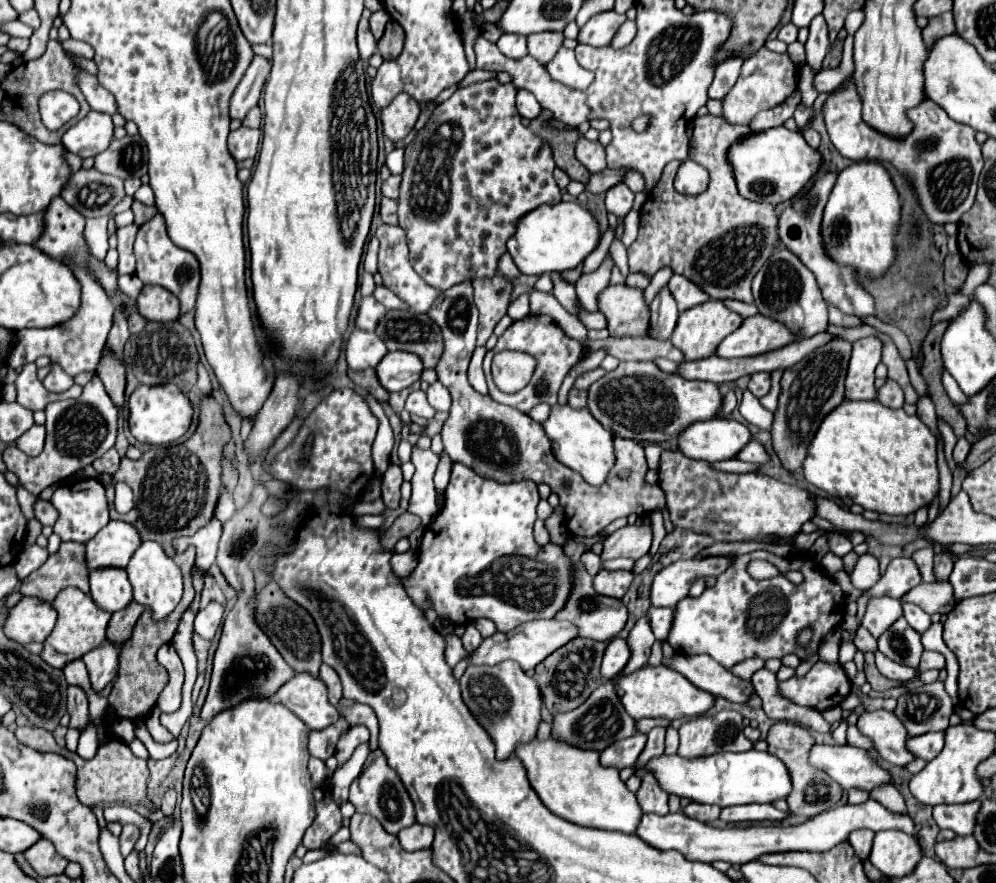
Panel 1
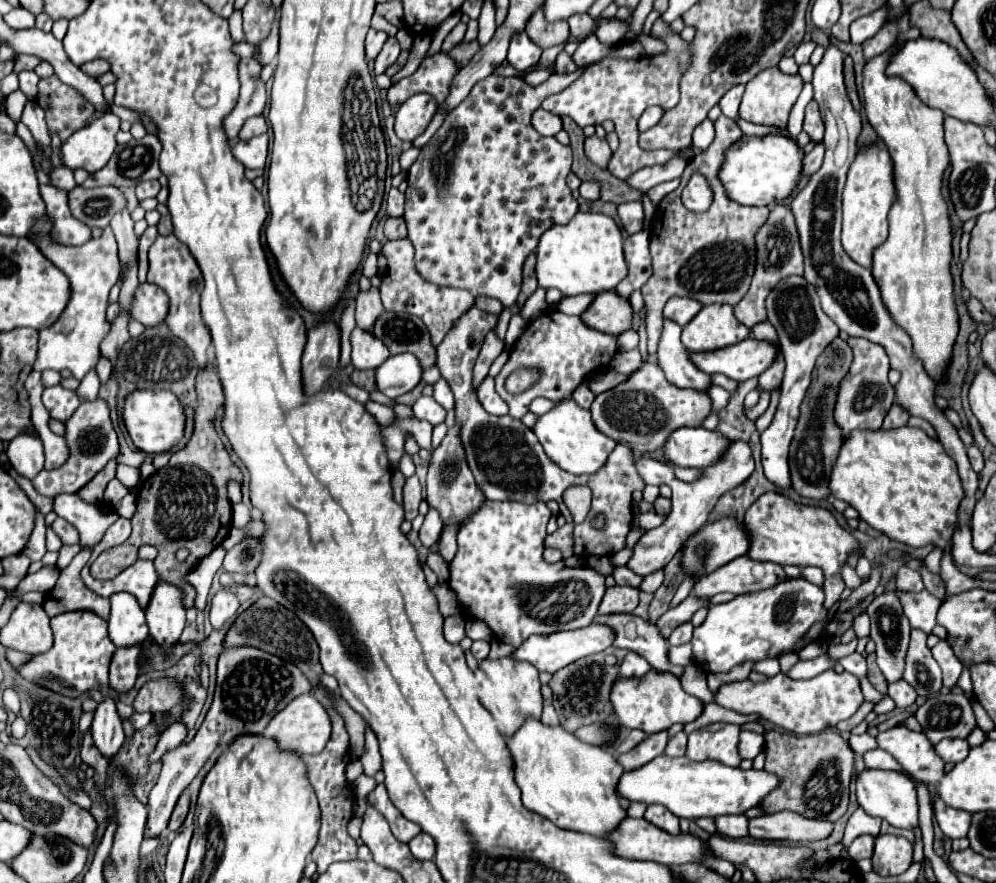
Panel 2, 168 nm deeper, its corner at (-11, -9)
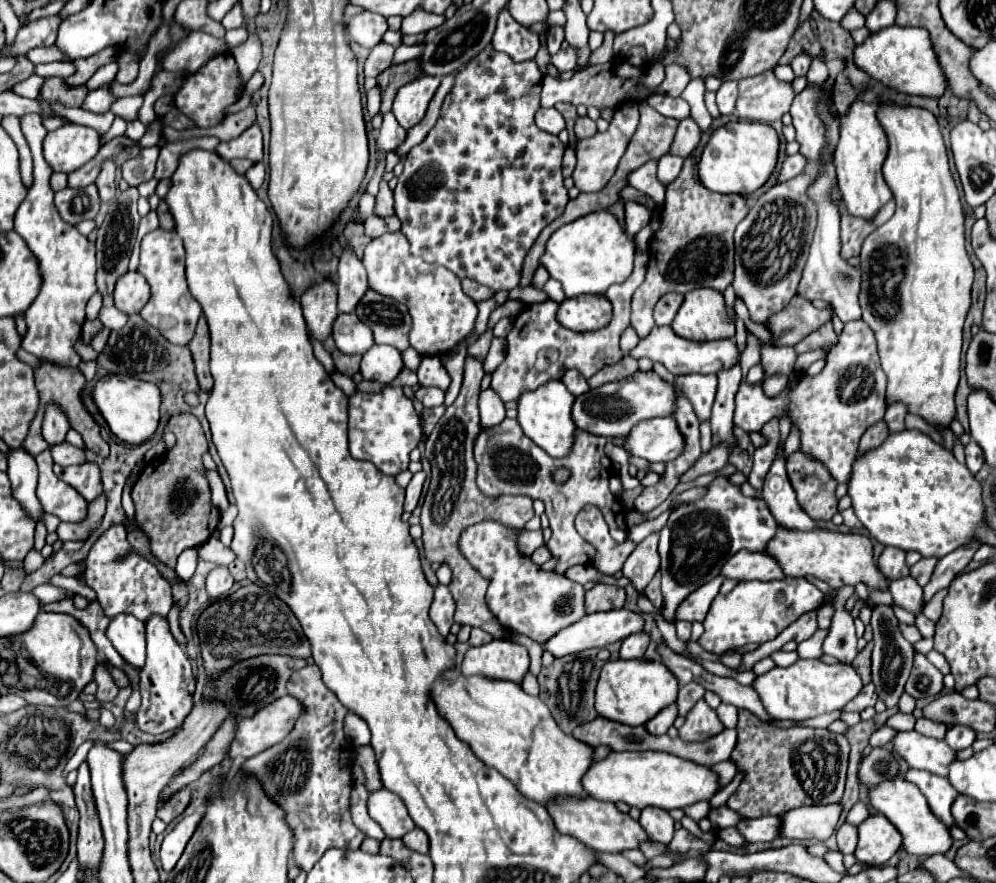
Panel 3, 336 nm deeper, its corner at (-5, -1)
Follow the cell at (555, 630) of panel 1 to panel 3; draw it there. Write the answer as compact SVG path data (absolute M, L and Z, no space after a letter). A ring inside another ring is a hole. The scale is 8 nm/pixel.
M619 609L619 611L605 611L605 613L591 613L591 615L585 615L581 621L561 629L555 637L547 639L543 645L543 651L551 653L553 657L565 657L565 655L571 655L571 653L577 653L577 651L585 651L585 649L593 649L593 647L607 647L609 643L615 643L619 639L625 639L633 633L639 633L643 629L643 619L633 613L633 611L627 611L627 609Z

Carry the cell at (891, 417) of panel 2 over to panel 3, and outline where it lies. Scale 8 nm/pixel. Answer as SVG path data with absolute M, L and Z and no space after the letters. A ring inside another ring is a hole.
M885 419L877 421L877 423L875 423L875 425L871 425L871 427L865 431L865 435L861 437L859 451L869 451L869 449L873 449L873 447L881 445L881 443L885 441L885 437L887 437L887 435L889 435L889 427L887 427Z

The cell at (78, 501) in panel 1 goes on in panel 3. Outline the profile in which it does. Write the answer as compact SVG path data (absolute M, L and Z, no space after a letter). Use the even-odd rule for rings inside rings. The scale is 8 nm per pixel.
M45 449L37 457L39 465L39 485L37 485L37 497L47 513L57 515L61 521L81 523L87 517L87 499L81 497L71 485L61 481L53 469L49 467L51 453Z

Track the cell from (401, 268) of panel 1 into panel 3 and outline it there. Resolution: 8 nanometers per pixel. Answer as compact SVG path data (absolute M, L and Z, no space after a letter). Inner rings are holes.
M401 231L385 233L373 239L365 247L363 265L367 269L369 287L373 291L407 305L413 317L409 341L411 347L417 349L423 357L445 353L473 329L477 305L461 291L459 277L445 267L435 267L421 261L419 257L413 257L409 251L409 241Z

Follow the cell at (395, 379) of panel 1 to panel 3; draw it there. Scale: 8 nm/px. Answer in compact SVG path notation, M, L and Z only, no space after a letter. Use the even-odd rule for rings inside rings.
M373 345L361 361L361 375L369 381L379 381L383 385L389 385L405 367L403 355L399 349L393 349L391 345Z

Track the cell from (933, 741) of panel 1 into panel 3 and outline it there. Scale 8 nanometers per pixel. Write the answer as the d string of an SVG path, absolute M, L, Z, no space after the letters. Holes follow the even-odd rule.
M963 725L951 727L951 729L947 729L947 733L945 733L945 743L947 743L951 749L955 749L955 751L971 747L973 741L975 741L975 731L969 729L969 727L963 727Z

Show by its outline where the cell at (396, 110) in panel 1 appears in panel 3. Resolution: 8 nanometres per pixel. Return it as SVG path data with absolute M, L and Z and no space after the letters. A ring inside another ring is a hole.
M425 75L425 77L419 77L419 79L403 85L397 91L395 101L393 101L393 115L397 117L397 121L403 129L411 129L423 119L427 105L431 101L433 93L437 91L439 83L441 83L439 77Z

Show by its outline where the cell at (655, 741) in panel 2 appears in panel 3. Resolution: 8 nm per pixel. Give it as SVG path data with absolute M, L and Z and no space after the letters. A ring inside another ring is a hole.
M673 705L671 709L663 709L657 717L653 717L651 721L645 723L645 729L651 733L651 735L665 735L667 729L673 725L677 717L677 705Z

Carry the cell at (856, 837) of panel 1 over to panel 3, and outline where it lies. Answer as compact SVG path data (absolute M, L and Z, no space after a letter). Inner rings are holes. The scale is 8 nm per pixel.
M843 823L839 829L837 829L837 847L843 855L847 853L853 853L855 847L857 847L857 827L855 825L849 825L849 823Z

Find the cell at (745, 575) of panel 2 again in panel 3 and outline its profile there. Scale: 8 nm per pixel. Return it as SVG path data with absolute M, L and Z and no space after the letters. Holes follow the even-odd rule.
M739 551L735 553L721 569L721 575L725 579L735 581L773 581L785 577L783 569L769 557L767 553L751 553L751 551Z

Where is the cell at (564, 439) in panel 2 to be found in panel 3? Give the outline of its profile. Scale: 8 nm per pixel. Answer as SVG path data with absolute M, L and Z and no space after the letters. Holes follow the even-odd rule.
M549 381L545 385L541 385L539 389L523 393L519 397L517 421L521 423L525 435L531 437L553 459L563 459L573 451L575 431L577 431L577 427L571 419L573 401L575 401L575 397L565 389L565 385L561 381Z

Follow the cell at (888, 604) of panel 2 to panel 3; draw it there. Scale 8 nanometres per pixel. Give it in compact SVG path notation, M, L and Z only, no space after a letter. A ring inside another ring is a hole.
M875 605L871 615L871 629L873 629L873 683L877 687L879 699L887 703L887 707L895 707L903 687L907 683L911 665L913 665L913 645L903 637L899 621L893 613L893 605Z

